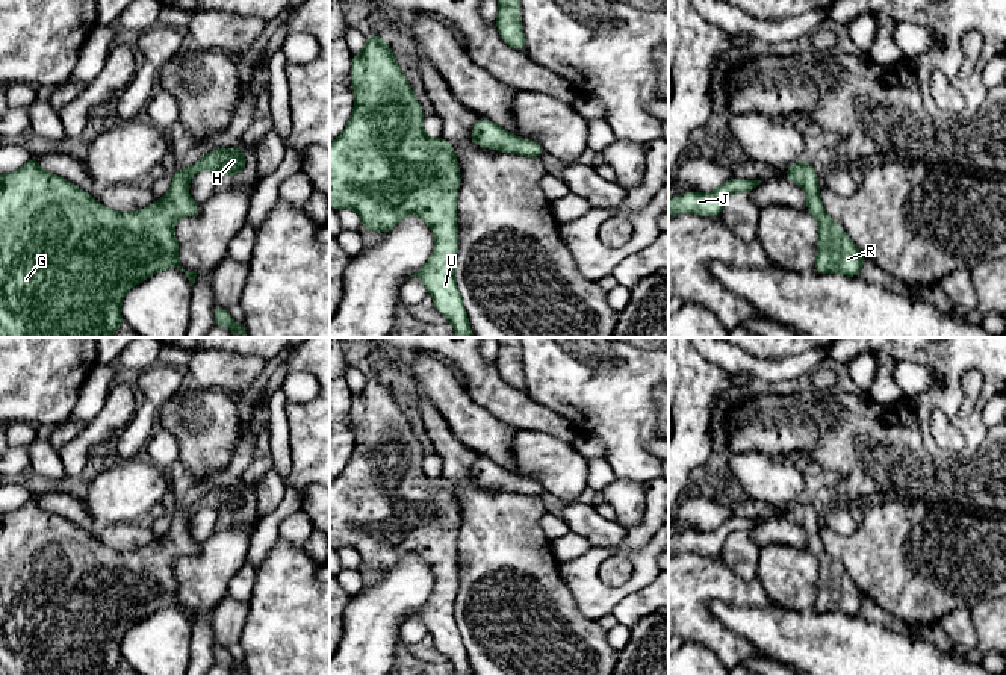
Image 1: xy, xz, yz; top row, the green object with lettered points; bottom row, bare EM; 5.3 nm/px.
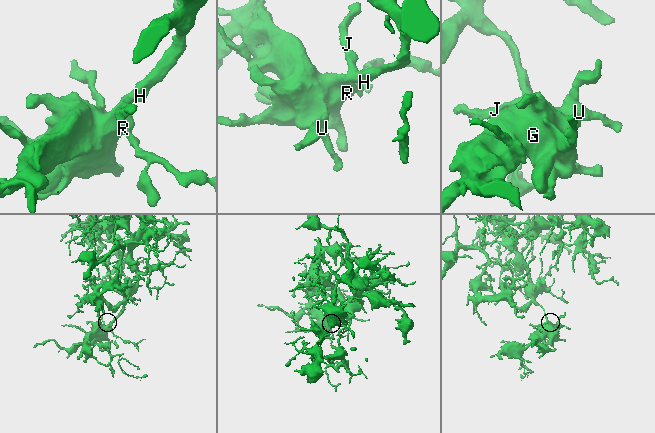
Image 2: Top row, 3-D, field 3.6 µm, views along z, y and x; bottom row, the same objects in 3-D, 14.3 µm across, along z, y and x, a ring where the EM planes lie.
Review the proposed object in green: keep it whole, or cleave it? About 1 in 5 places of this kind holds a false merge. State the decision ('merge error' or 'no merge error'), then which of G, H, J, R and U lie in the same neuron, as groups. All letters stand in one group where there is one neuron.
no merge error | G H J R U

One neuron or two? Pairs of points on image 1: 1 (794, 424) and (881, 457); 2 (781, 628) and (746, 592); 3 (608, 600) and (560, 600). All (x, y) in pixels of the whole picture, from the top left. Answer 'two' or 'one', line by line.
1: one
2: two
3: two

